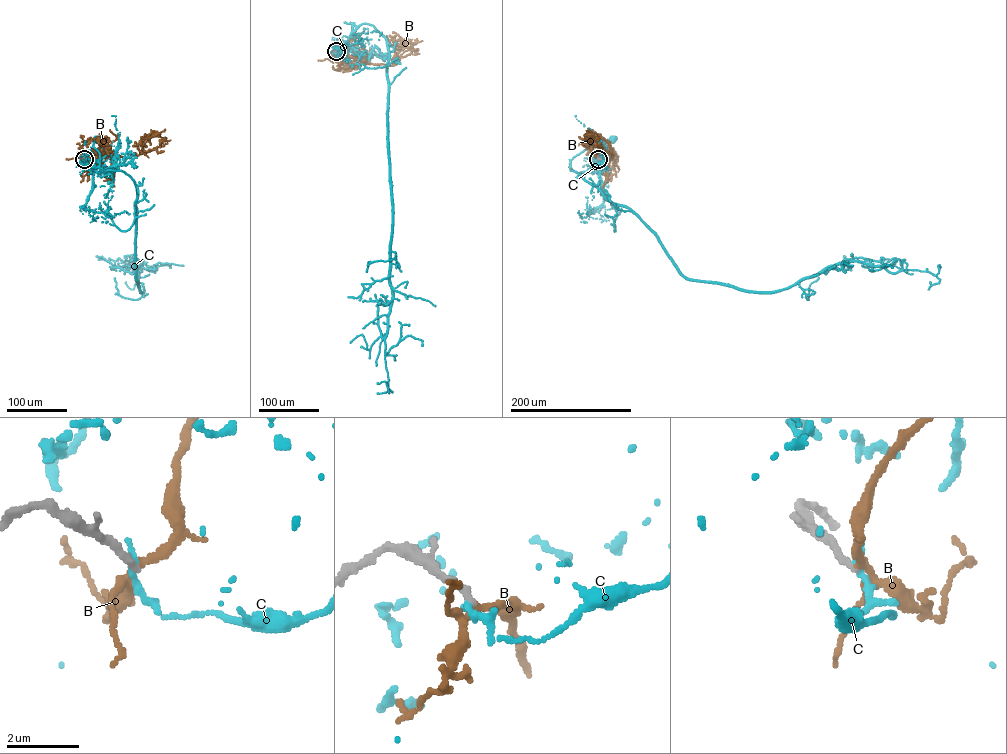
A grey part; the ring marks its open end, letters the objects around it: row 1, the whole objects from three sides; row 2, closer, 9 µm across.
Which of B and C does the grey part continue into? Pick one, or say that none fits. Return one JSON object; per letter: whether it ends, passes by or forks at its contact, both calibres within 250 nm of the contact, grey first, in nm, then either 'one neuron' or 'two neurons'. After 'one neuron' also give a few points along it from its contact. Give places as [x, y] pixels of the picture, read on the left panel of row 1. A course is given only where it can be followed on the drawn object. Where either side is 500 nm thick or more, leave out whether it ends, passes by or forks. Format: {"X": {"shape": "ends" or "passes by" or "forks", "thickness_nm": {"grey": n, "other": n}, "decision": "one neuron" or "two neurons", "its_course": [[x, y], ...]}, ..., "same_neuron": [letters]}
{"B": {"shape": "forks", "thickness_nm": {"grey": 200, "other": 180}, "decision": "one neuron", "its_course": [[84, 158], [89, 151], [111, 157], [138, 155], [141, 141], [137, 148], [148, 157]]}, "C": {"shape": "ends", "thickness_nm": {"grey": 200, "other": 220}, "decision": "two neurons"}, "same_neuron": ["B"]}

